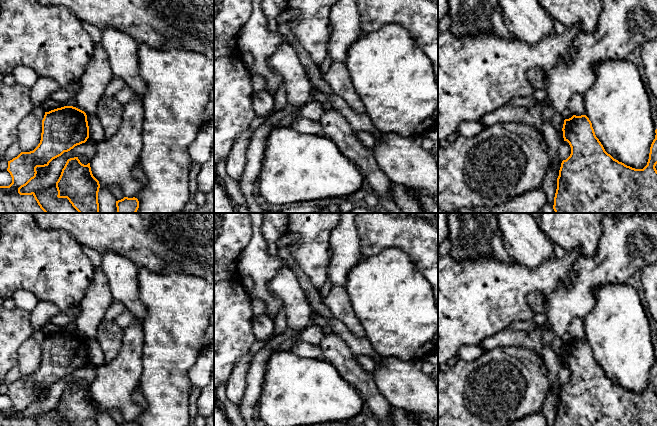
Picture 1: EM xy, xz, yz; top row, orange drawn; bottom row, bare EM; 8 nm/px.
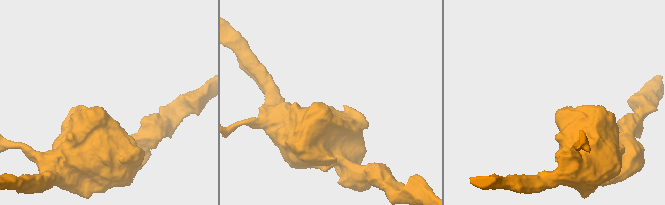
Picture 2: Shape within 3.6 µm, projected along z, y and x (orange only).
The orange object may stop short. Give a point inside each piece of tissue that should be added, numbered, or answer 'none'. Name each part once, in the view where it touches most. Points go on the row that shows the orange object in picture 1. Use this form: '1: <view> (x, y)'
none

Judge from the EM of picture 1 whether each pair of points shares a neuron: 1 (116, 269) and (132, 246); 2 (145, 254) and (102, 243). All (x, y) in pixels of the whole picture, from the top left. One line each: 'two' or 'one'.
1: two
2: one

